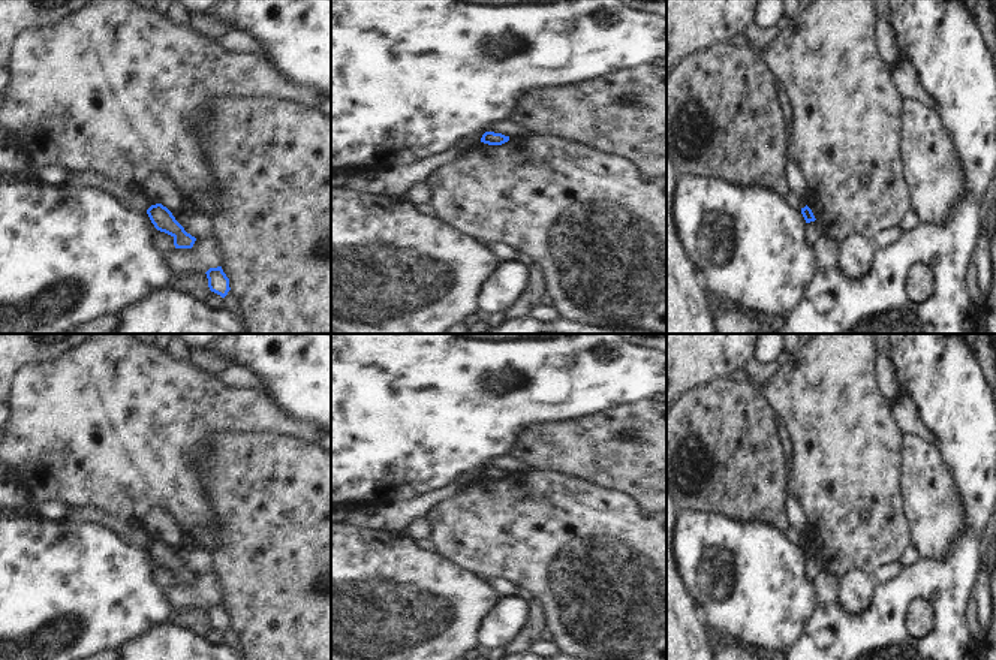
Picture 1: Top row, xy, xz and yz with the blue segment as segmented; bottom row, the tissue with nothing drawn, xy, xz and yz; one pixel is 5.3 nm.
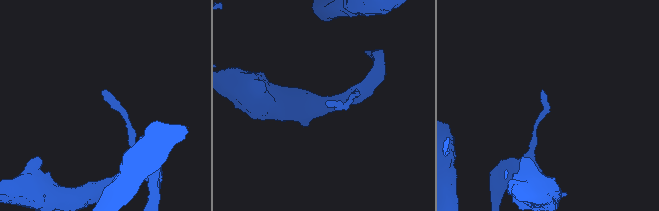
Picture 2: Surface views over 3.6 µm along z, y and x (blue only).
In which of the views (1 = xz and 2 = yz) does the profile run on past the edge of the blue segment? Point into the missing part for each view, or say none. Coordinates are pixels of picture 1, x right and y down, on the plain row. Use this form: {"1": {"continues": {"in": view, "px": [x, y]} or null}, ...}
{"1": {"continues": null}, "2": {"continues": null}}

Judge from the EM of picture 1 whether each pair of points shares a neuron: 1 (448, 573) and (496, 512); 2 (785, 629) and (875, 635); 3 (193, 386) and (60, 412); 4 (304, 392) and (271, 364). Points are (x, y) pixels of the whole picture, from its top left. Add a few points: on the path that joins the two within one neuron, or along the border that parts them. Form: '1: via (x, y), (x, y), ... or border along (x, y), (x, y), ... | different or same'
1: border along (432, 551), (469, 569), (477, 576) | different
2: border along (818, 603), (803, 632), (791, 644) | different
3: via (161, 407), (93, 412) | same
4: via (297, 385), (279, 367) | same

